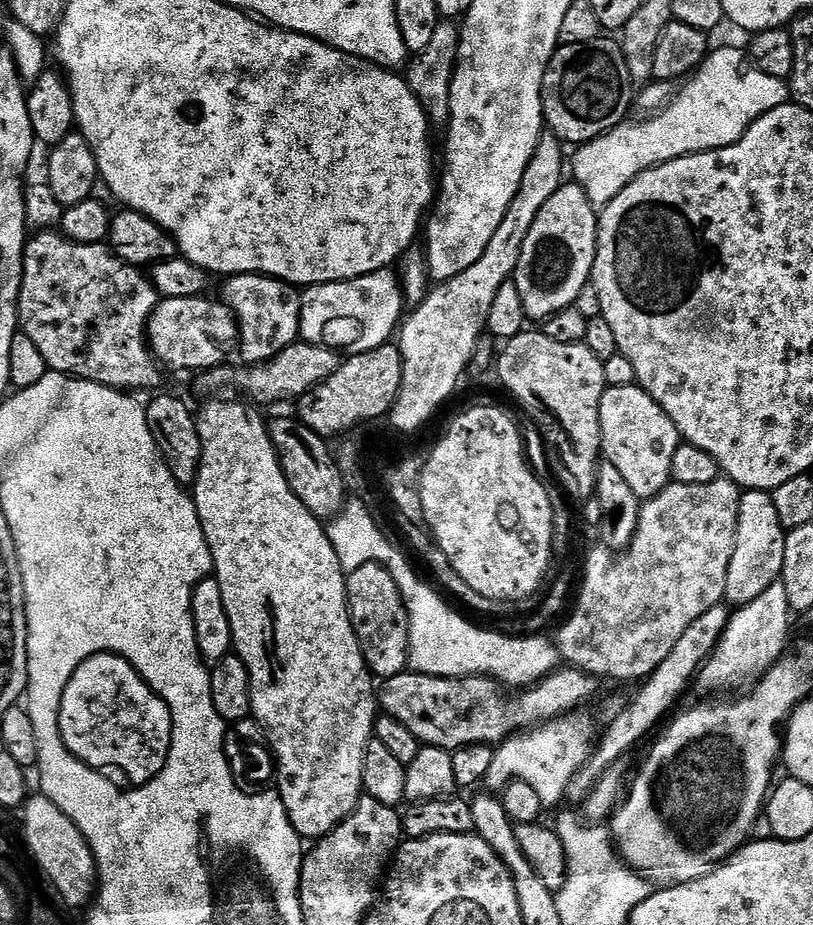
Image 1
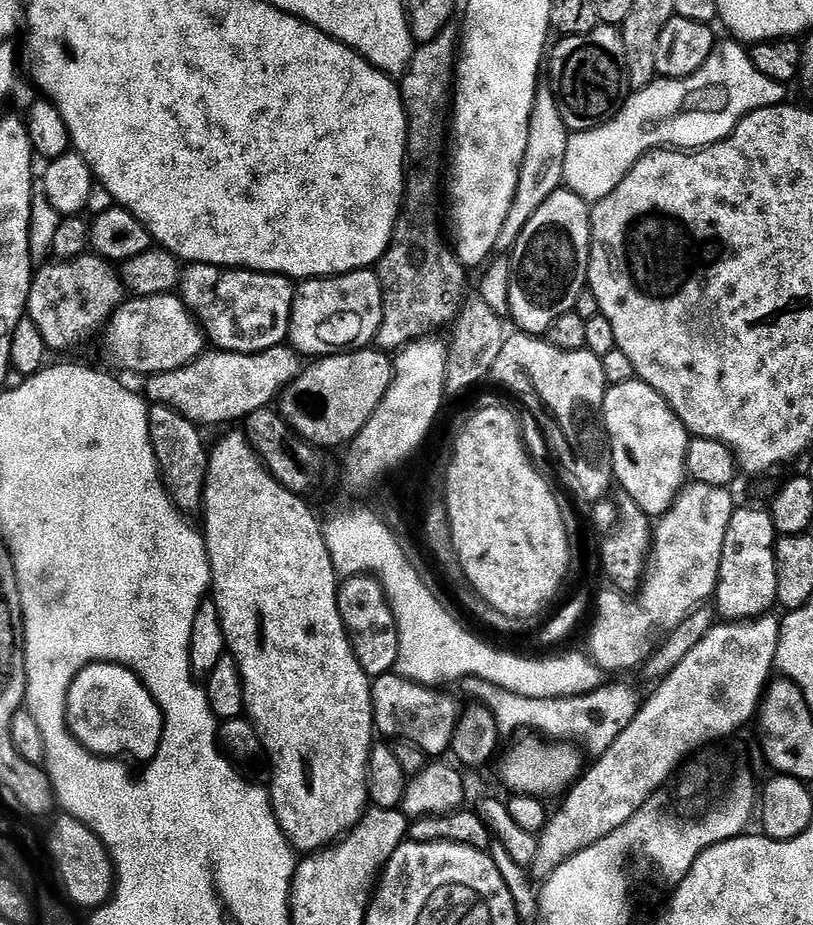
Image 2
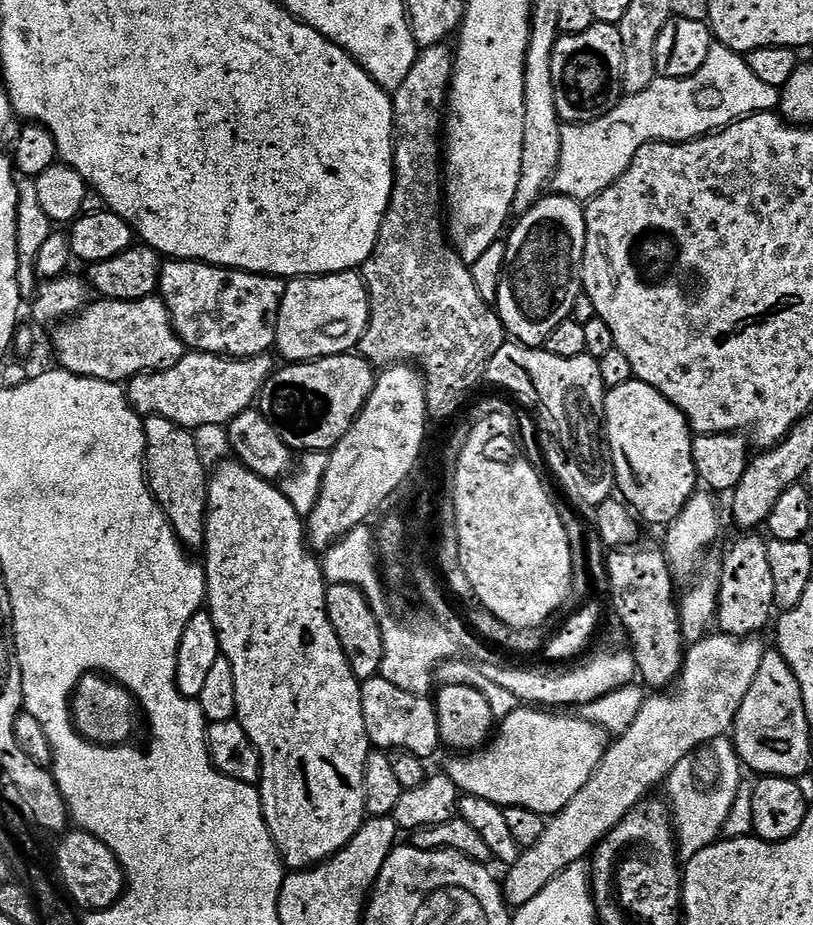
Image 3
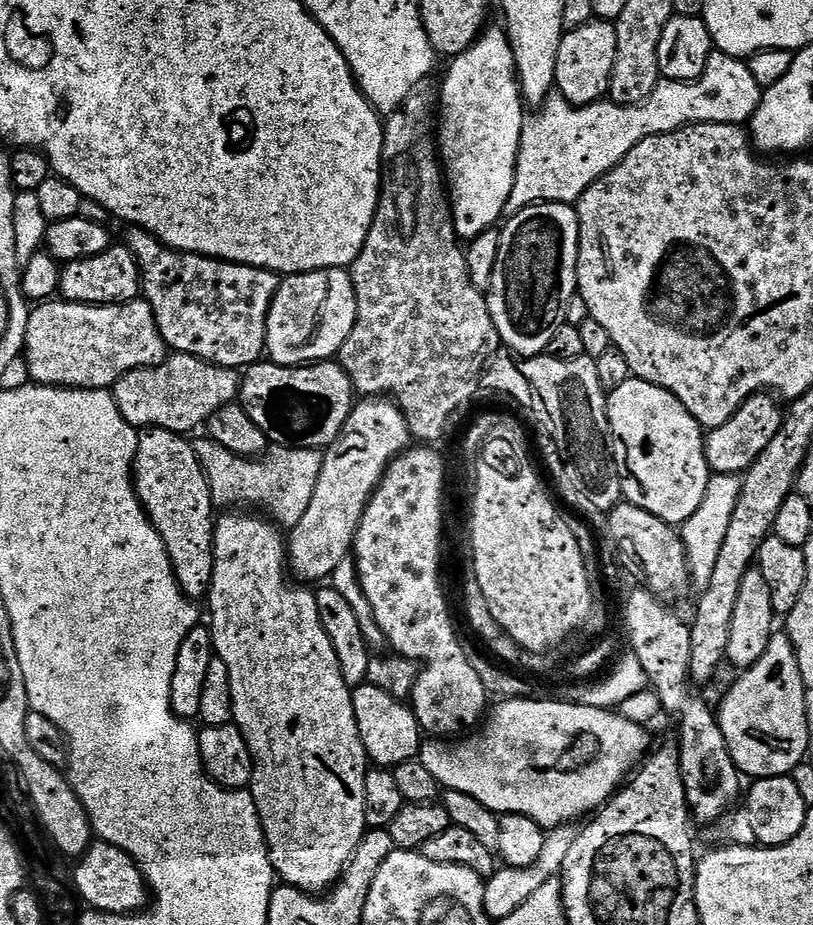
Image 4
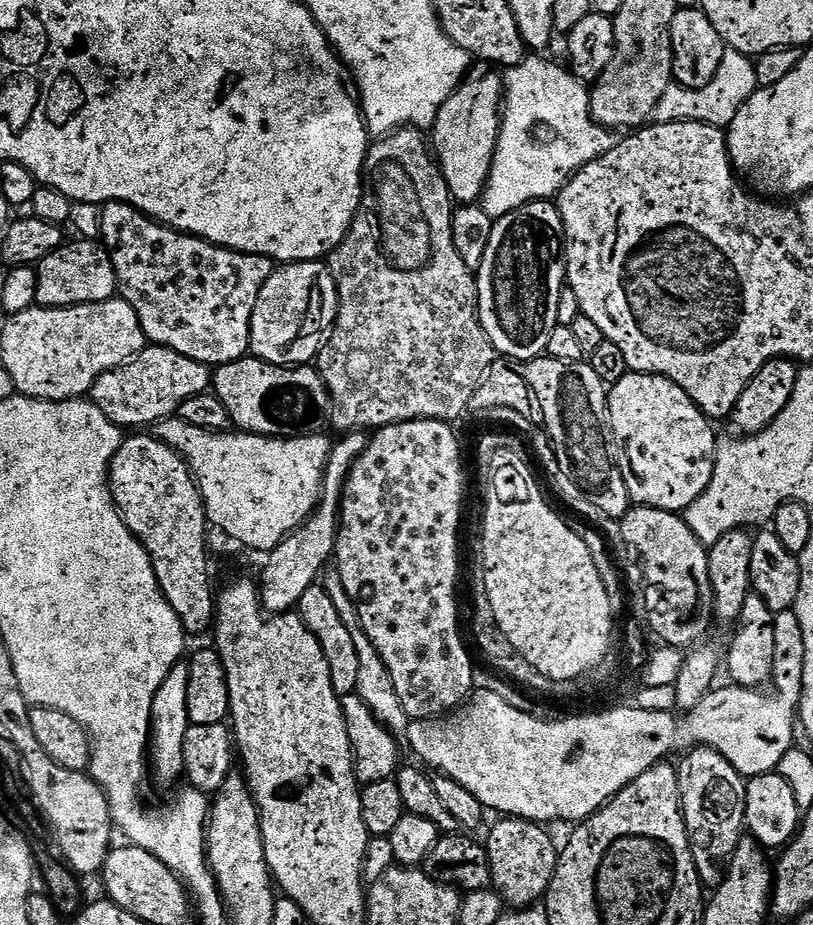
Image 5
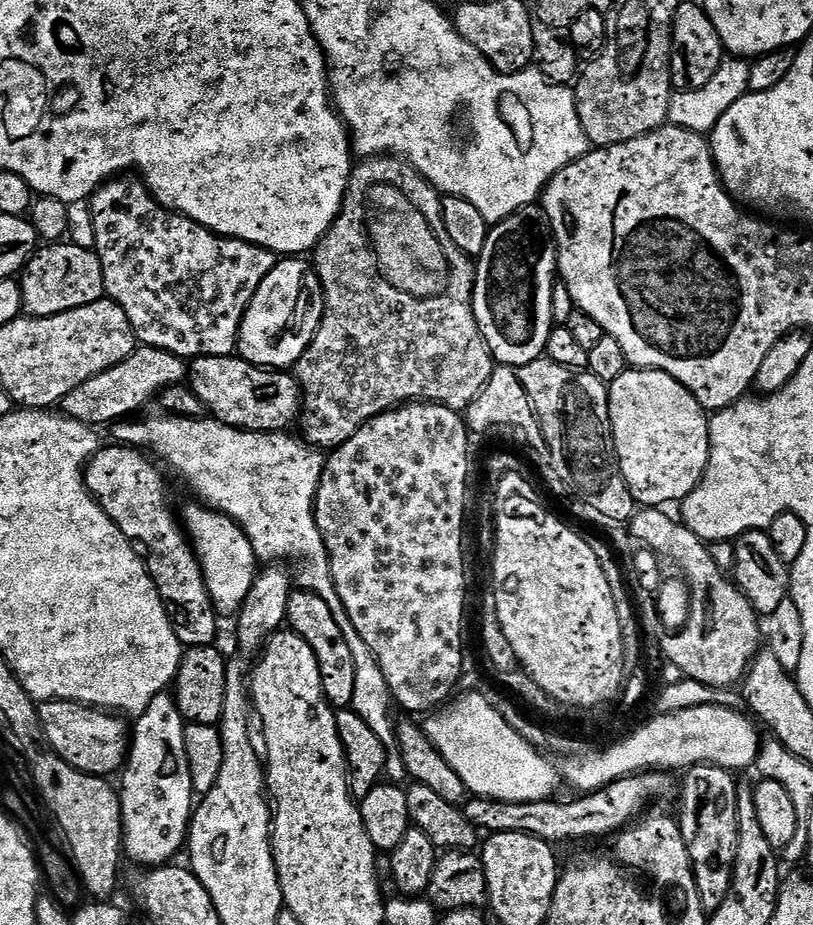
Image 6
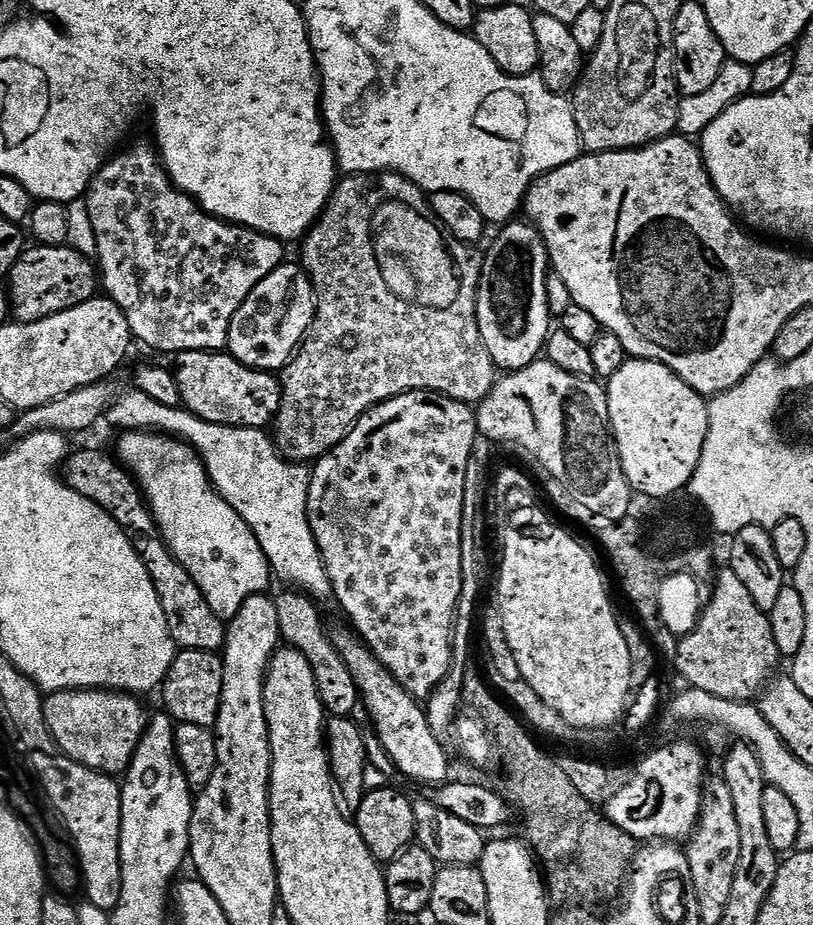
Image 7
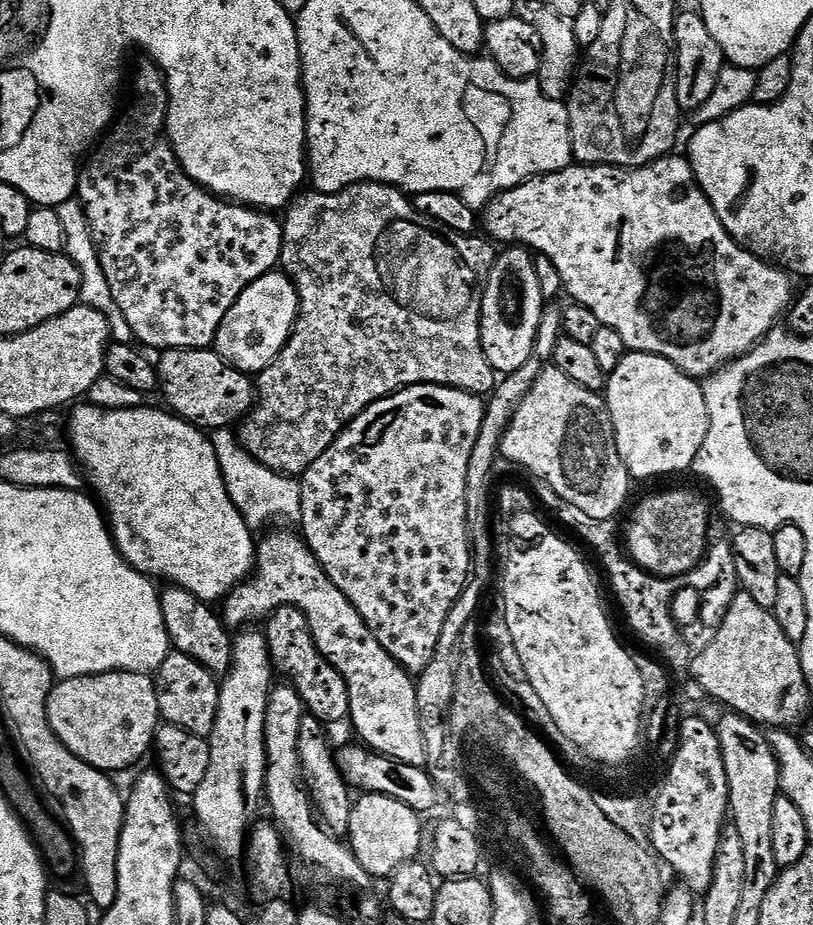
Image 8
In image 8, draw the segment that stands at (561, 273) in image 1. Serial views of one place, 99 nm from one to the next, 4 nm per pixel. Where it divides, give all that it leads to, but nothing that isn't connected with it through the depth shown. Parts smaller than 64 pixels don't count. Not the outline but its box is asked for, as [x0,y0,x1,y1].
[480,246,545,374]

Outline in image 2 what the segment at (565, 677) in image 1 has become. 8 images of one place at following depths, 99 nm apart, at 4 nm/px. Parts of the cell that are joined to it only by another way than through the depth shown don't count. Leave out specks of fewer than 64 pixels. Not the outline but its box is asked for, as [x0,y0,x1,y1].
[372,674,462,749]

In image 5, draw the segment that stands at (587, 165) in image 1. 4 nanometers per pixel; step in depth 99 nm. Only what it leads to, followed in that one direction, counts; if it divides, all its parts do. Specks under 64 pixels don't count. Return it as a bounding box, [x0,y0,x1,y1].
[482,50,757,218]

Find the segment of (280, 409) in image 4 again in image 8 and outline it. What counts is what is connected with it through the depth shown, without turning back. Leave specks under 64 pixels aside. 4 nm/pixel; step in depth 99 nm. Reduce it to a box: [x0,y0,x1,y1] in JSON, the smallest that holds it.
[156,348,256,430]

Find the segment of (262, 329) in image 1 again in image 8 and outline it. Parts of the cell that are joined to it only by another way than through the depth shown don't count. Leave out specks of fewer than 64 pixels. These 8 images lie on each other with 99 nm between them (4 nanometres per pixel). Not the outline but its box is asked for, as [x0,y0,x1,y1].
[78,58,283,349]

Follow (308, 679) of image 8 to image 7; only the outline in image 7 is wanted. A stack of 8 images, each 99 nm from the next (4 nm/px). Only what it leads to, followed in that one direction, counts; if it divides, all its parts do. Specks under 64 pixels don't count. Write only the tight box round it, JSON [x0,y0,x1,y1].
[275,590,361,717]

